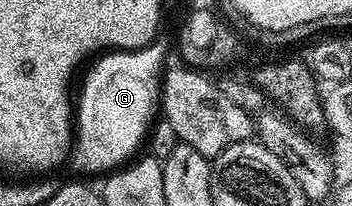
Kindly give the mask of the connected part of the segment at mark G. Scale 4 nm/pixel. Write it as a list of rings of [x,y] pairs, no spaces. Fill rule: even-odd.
[[[151,42],[140,50],[117,50],[120,58],[101,53],[87,67],[88,75],[80,94],[78,90],[78,105],[74,110],[74,158],[76,154],[77,164],[86,173],[103,175],[123,167],[137,153],[135,150],[145,145],[162,98],[162,42]]]

